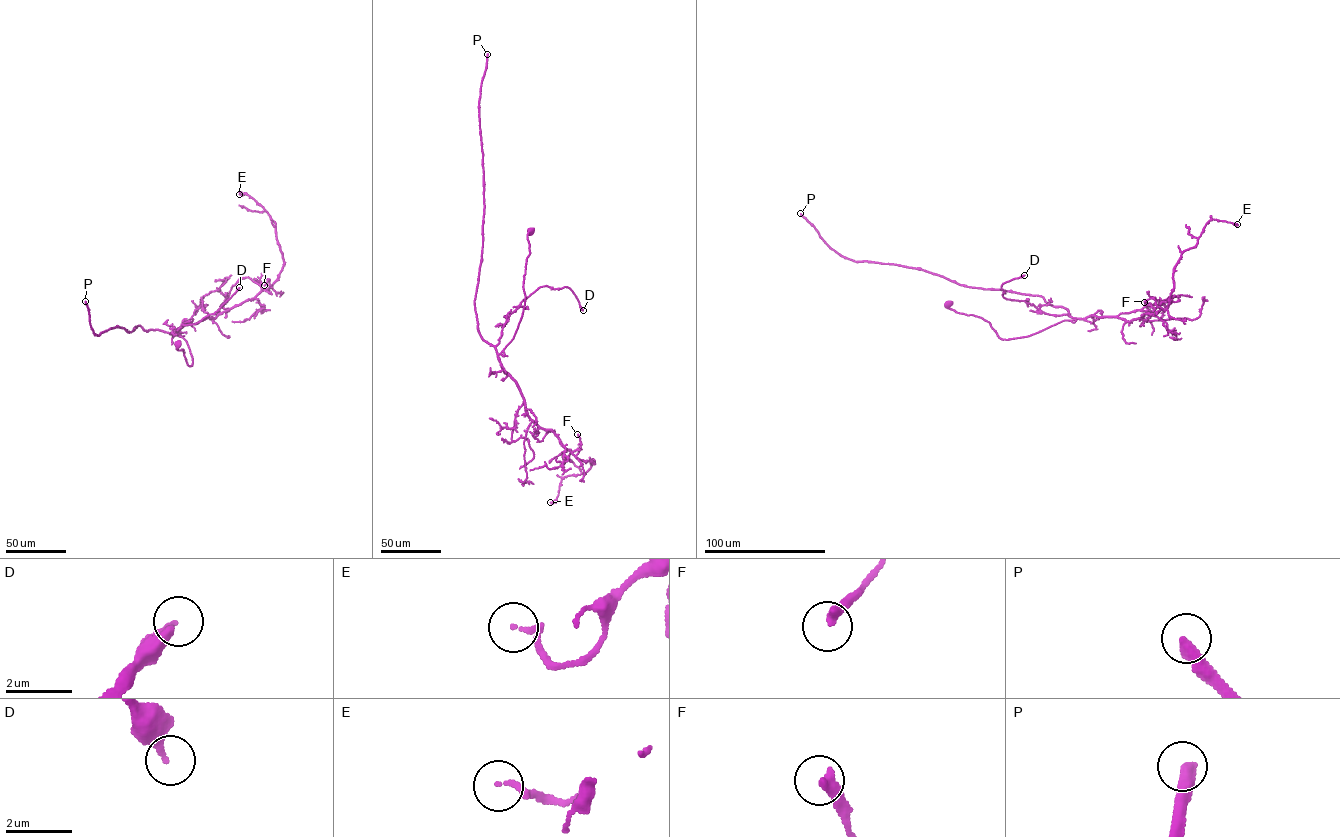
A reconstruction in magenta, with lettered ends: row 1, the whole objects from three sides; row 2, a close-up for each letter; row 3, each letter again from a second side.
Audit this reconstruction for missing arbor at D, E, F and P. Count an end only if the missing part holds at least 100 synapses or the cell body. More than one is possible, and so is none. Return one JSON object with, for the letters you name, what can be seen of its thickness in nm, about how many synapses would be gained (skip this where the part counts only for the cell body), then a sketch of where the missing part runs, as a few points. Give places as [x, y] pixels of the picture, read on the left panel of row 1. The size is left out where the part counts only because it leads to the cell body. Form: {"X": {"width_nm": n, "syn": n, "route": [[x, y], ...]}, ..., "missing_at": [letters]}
{"P": {"width_nm": 380, "syn": 400, "route": [[85, 301], [77, 281], [61, 274], [54, 276], [52, 270], [79, 259], [95, 269], [117, 251], [134, 246]]}, "missing_at": ["P"]}

